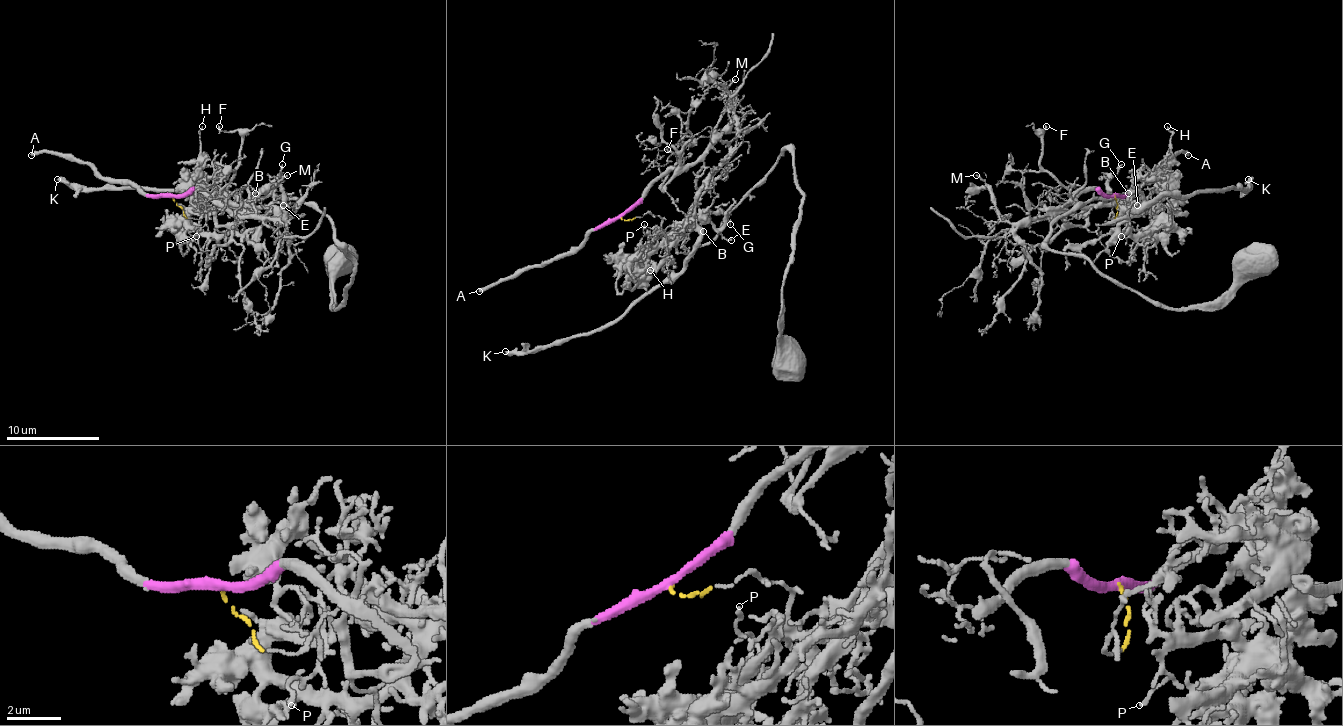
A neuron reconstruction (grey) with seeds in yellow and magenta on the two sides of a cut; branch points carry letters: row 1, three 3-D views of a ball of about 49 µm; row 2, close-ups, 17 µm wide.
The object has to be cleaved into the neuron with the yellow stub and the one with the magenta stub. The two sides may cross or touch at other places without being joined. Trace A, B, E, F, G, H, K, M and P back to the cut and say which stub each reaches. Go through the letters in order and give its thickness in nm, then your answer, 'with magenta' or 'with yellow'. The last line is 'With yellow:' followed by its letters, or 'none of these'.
A: calibre 320 nm; with magenta
B: calibre 110 nm; with yellow
E: calibre 130 nm; with yellow
F: calibre 150 nm; with magenta
G: calibre 160 nm; with yellow
H: calibre 100 nm; with yellow
K: calibre 360 nm; with yellow
M: calibre 150 nm; with magenta
P: calibre 130 nm; with yellow
With yellow: B, E, G, H, K, P

